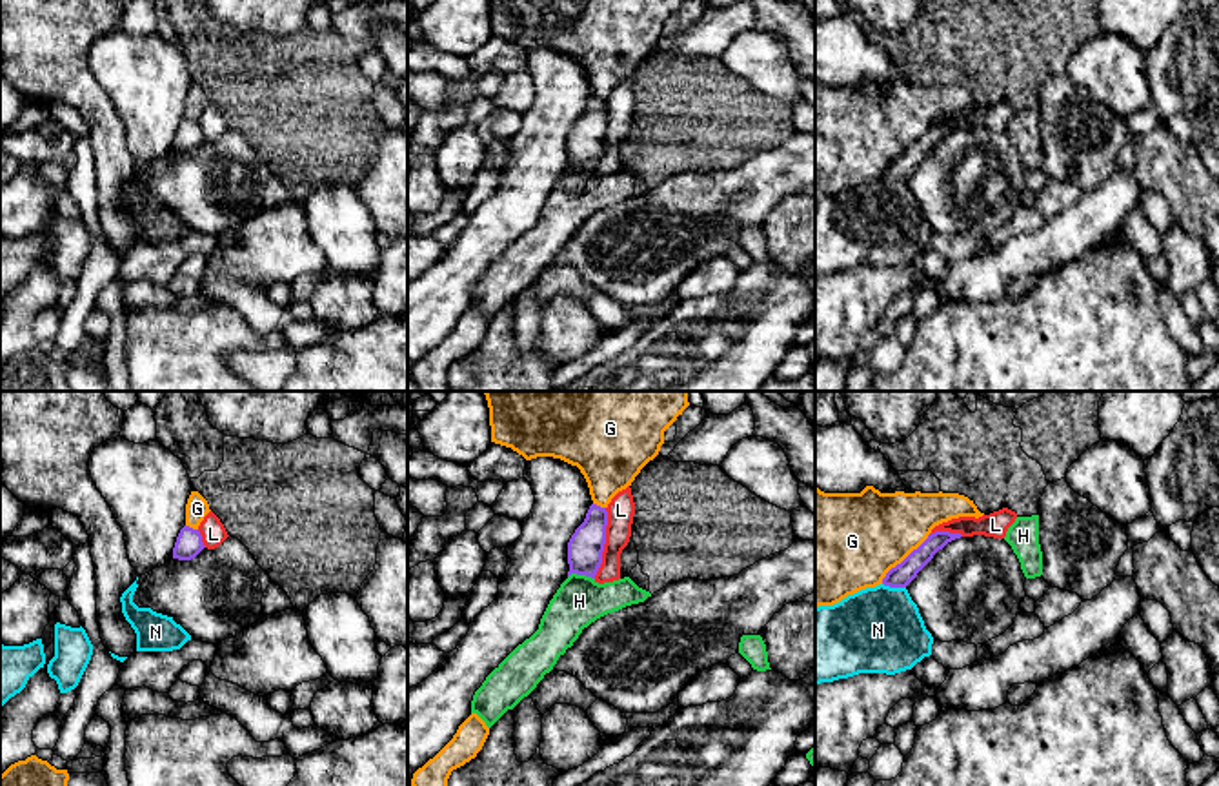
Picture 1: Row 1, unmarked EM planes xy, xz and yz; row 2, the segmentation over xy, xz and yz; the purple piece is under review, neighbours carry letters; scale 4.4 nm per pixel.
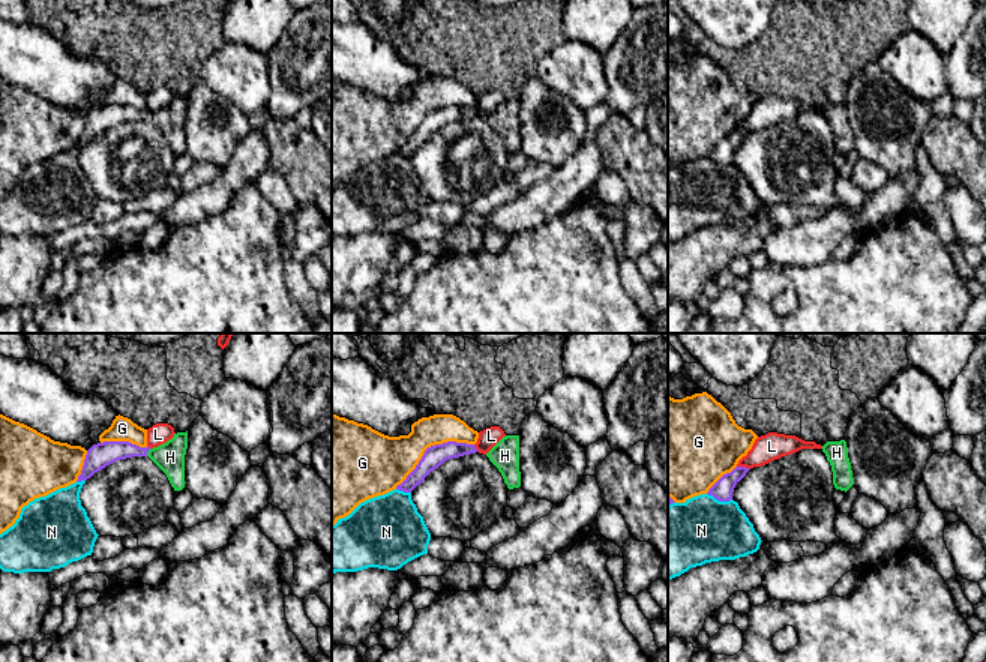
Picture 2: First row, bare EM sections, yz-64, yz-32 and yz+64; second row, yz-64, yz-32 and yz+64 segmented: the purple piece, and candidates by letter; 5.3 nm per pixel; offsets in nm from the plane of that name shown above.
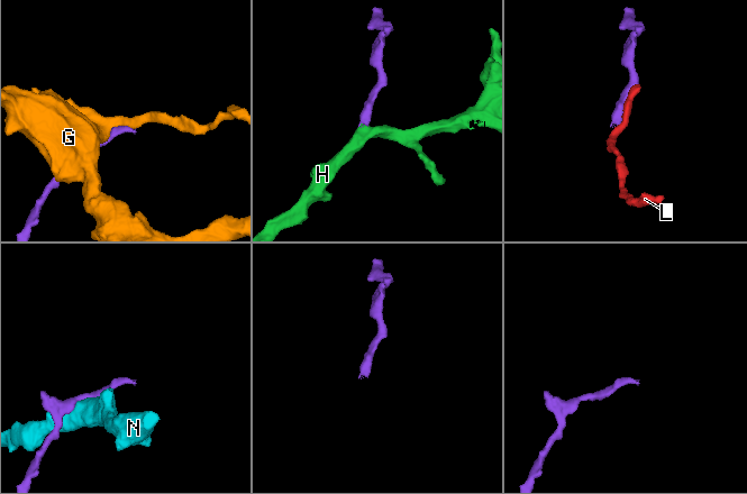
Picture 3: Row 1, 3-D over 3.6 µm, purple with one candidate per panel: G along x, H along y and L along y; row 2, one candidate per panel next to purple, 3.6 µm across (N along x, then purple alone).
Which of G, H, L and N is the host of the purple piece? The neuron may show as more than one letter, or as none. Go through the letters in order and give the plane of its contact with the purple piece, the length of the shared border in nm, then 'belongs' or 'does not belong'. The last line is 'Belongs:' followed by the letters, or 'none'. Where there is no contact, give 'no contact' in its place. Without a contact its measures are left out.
G: yz | 300 nm | does not belong
H: xz | 120 nm | belongs
L: xz | 320 nm | does not belong
N: yz | 110 nm | does not belong
Belongs: H

